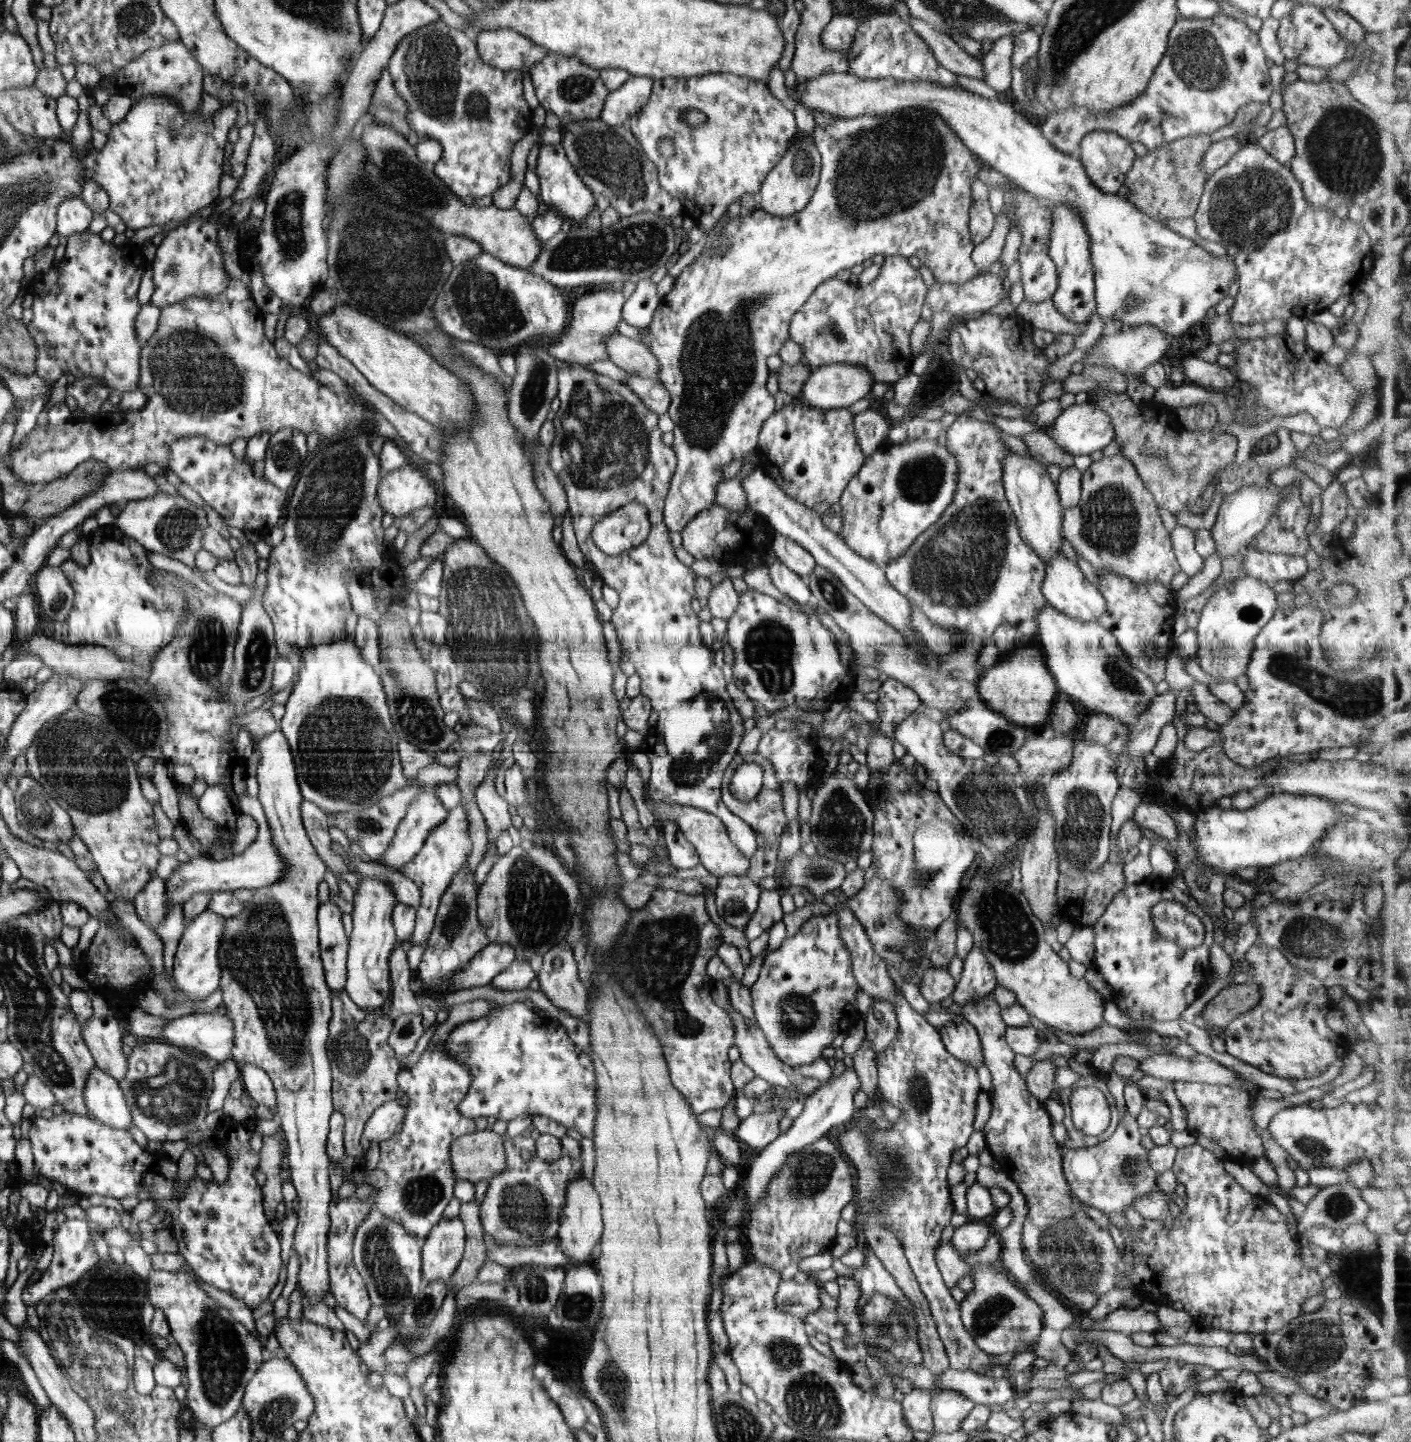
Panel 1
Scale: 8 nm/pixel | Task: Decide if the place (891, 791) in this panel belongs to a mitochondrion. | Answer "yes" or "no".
no

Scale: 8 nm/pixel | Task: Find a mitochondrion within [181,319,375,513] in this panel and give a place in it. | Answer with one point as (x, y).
(286, 455)

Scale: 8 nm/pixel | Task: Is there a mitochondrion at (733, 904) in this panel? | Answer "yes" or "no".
yes

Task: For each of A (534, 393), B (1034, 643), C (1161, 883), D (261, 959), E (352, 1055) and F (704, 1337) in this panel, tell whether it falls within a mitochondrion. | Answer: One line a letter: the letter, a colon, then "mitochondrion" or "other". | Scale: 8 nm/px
A: mitochondrion
B: other
C: other
D: mitochondrion
E: mitochondrion
F: other

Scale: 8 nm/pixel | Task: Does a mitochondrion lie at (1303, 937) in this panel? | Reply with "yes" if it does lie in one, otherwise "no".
yes

